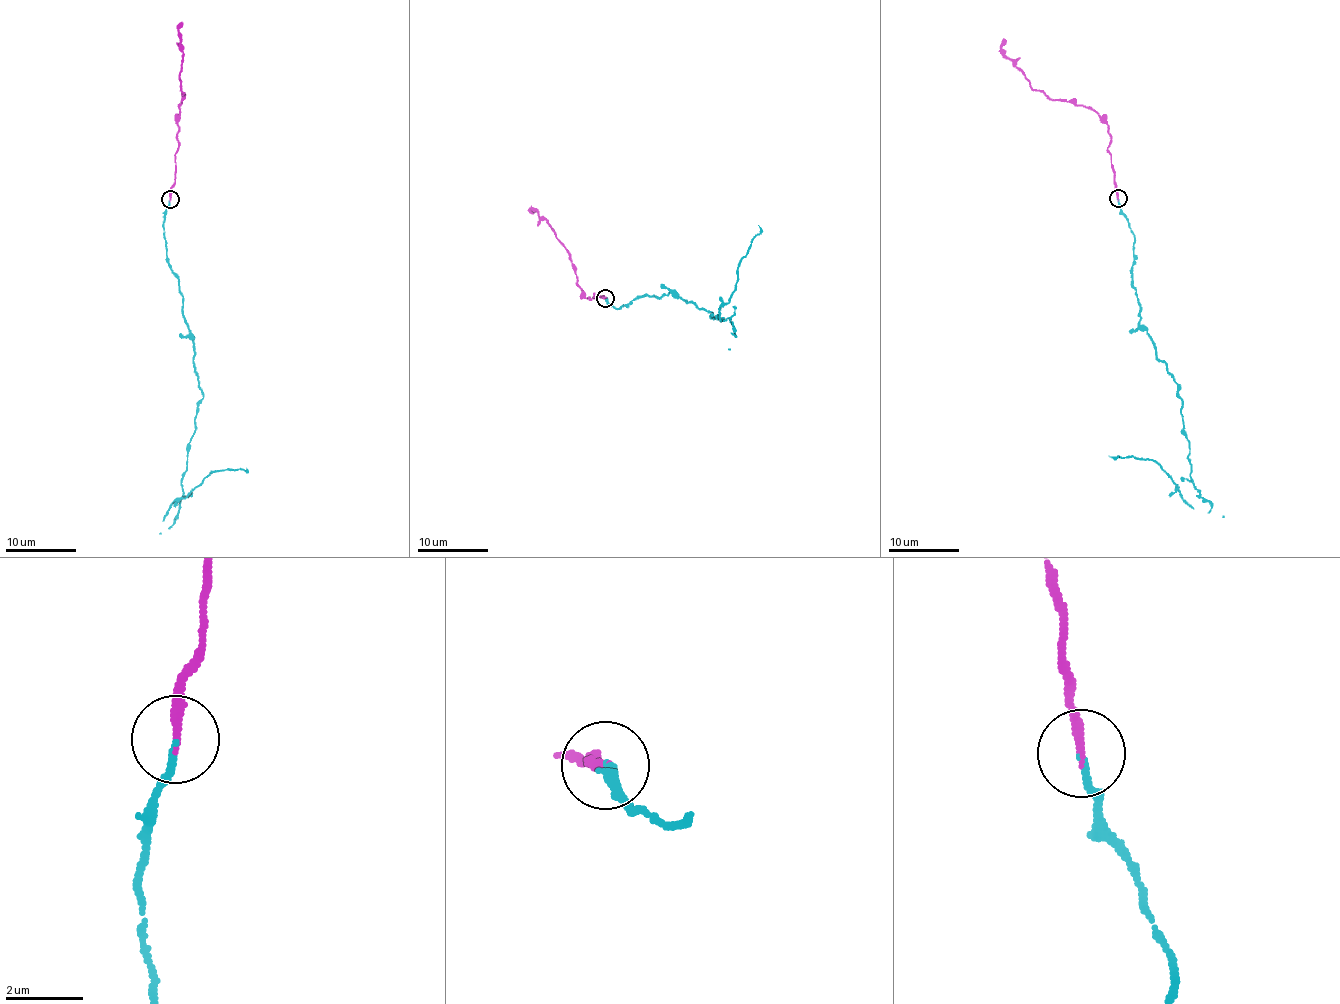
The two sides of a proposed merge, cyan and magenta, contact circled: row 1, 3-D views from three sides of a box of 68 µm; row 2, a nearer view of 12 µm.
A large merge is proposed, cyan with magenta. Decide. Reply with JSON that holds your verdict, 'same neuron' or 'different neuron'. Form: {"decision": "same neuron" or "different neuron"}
{"decision": "same neuron"}

